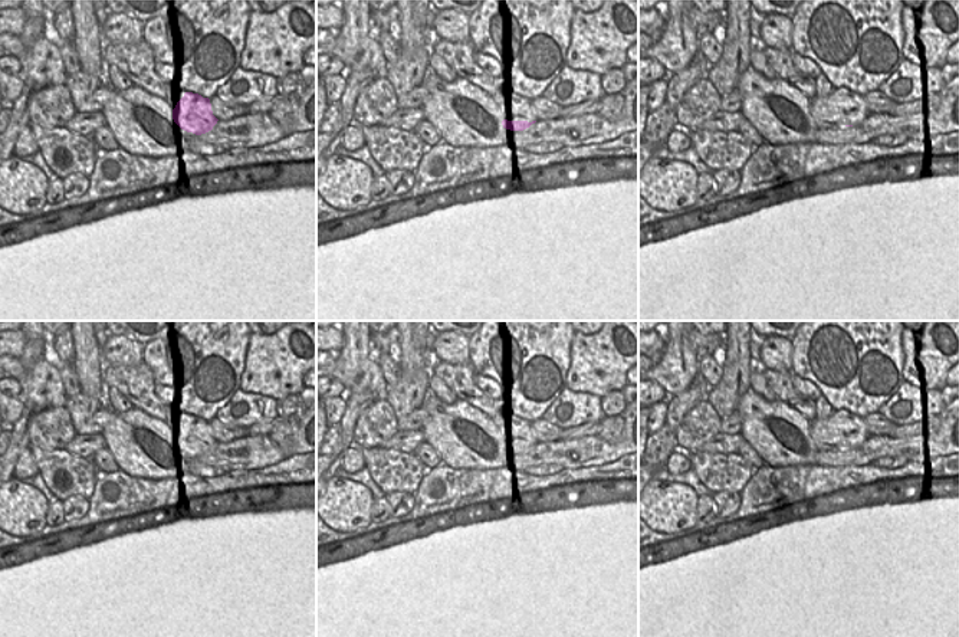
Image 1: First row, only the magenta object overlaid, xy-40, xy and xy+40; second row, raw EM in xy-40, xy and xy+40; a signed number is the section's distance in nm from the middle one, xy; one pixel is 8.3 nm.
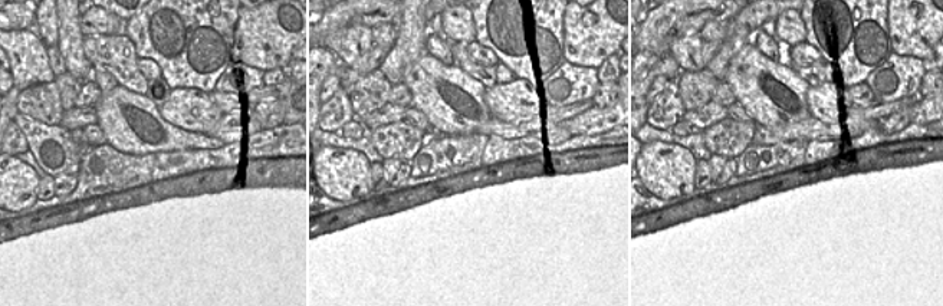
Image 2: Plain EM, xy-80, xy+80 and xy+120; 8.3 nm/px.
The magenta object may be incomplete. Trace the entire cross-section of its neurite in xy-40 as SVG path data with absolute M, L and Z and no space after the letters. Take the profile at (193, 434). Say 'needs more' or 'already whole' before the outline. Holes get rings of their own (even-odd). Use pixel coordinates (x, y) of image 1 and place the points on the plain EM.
already whole | M185 414L173 431L174 444L184 453L196 457L206 456L217 446L208 420Z

